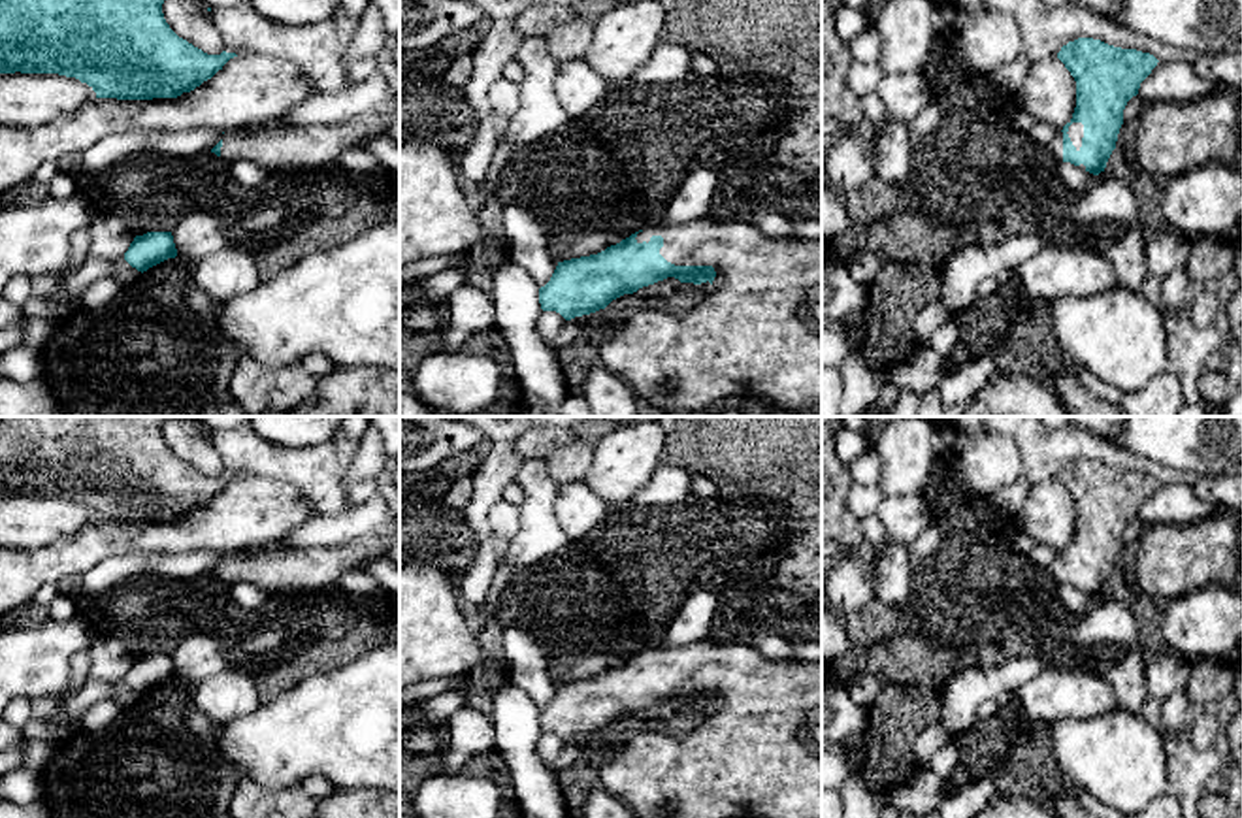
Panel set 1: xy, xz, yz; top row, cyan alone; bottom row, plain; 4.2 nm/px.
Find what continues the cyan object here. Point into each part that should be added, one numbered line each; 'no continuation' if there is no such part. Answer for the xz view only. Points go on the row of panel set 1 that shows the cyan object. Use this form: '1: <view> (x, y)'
1: xz (751, 336)

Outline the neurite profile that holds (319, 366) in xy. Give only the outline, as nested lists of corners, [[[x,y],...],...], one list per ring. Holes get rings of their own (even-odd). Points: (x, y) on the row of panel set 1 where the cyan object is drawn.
[[[324,354],[305,356],[303,366],[319,381],[324,379],[326,375],[330,375],[335,369],[335,366]]]

